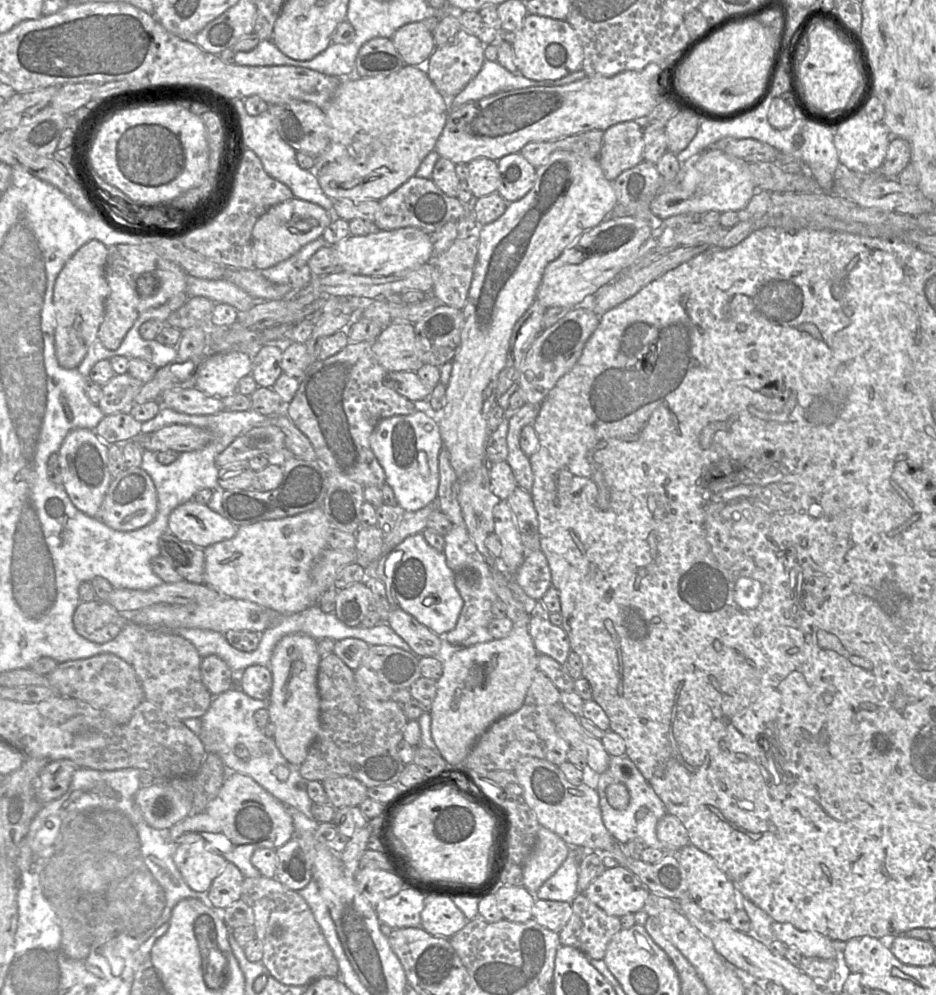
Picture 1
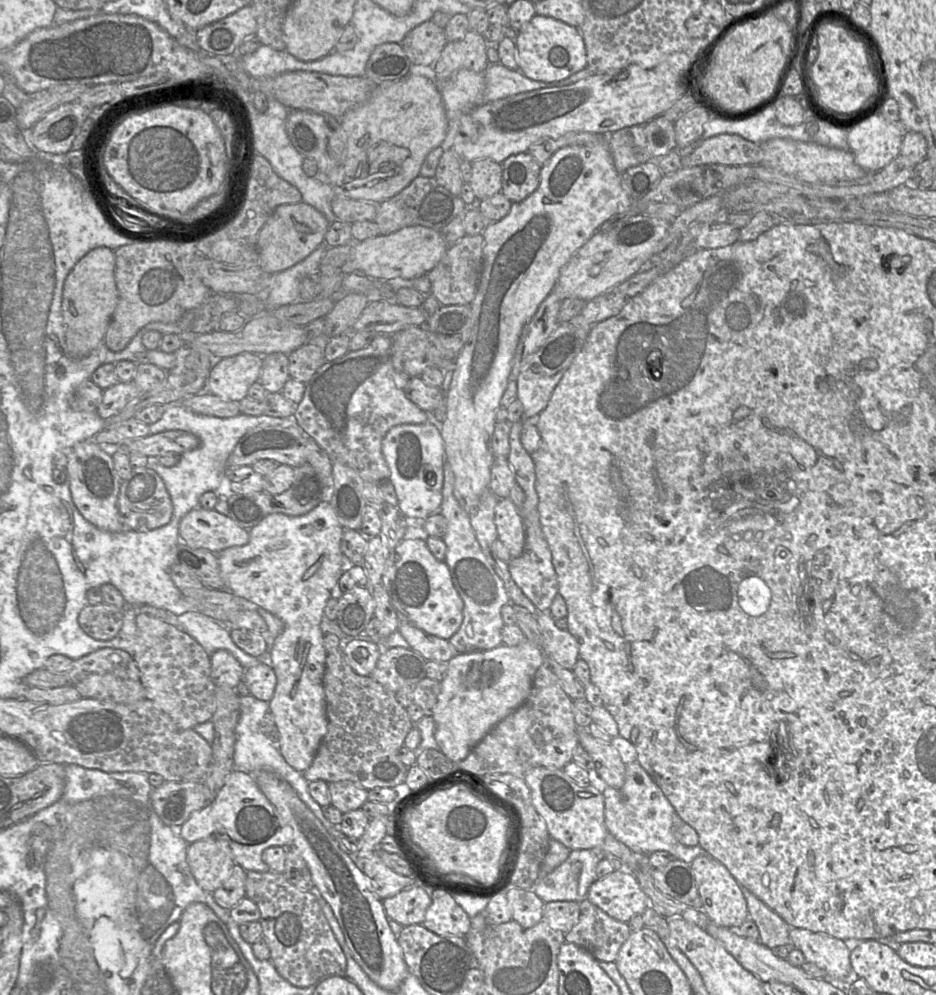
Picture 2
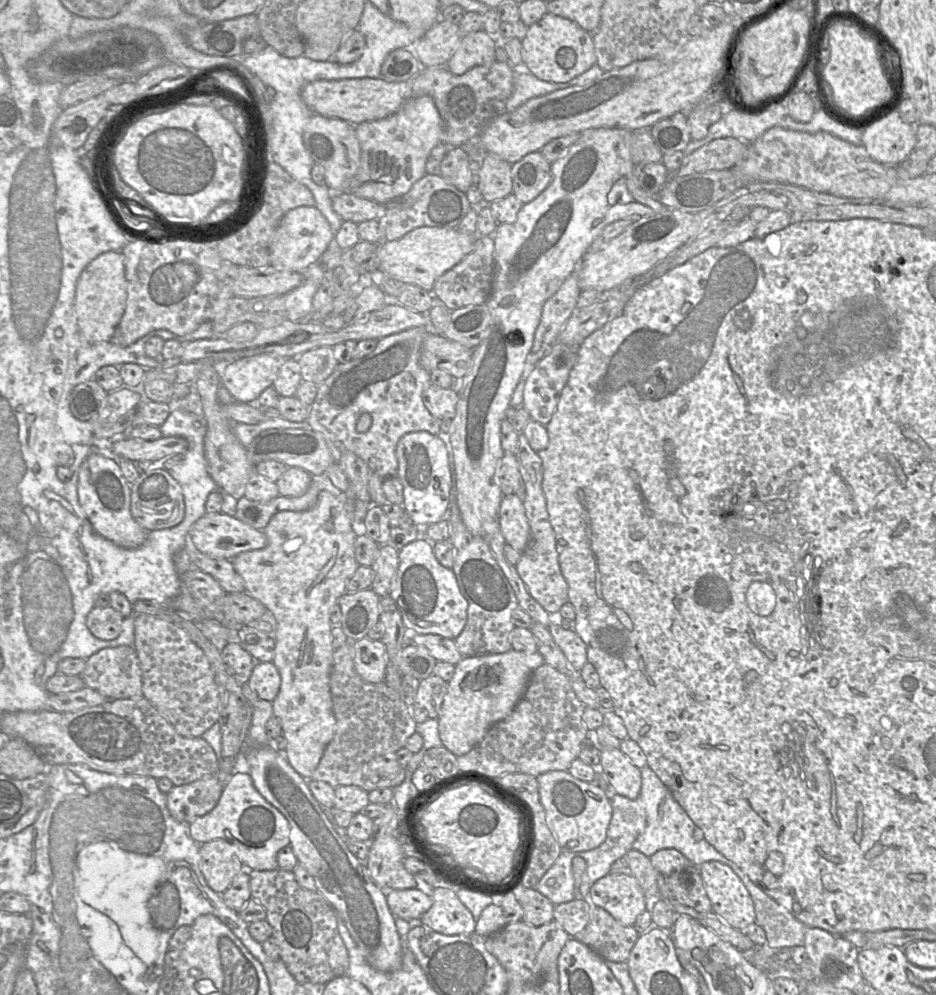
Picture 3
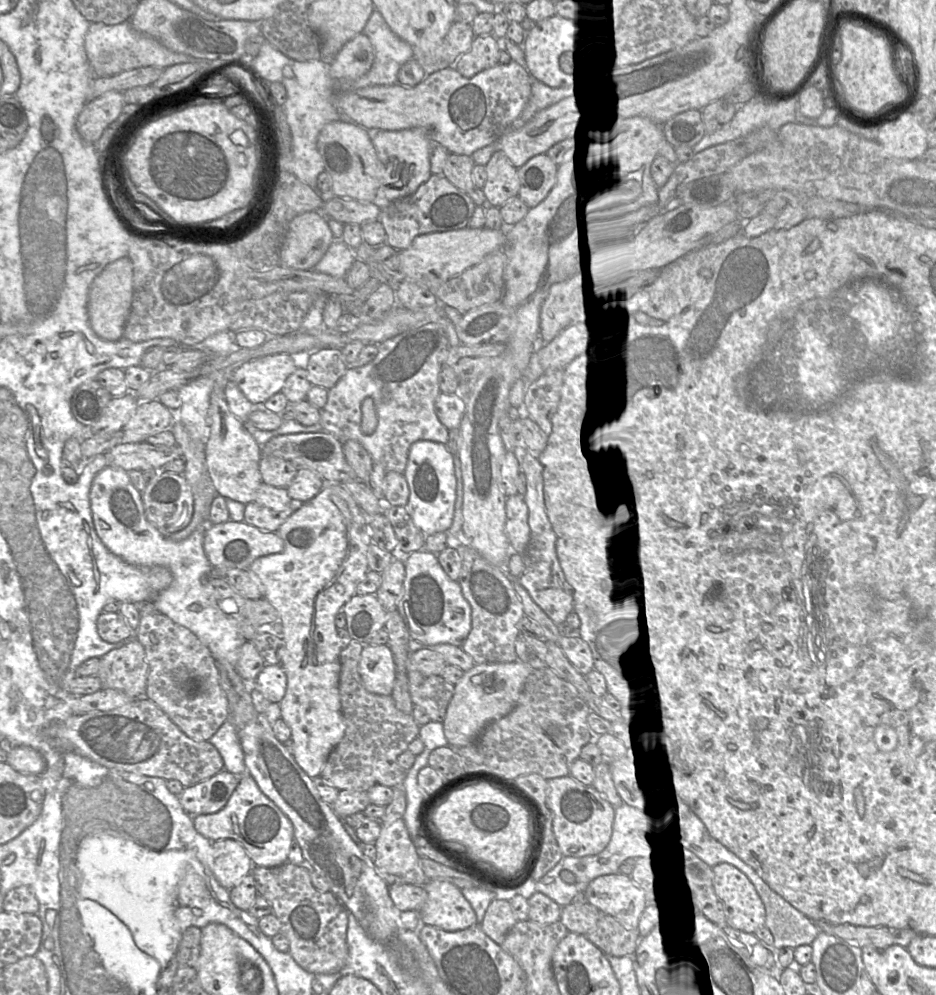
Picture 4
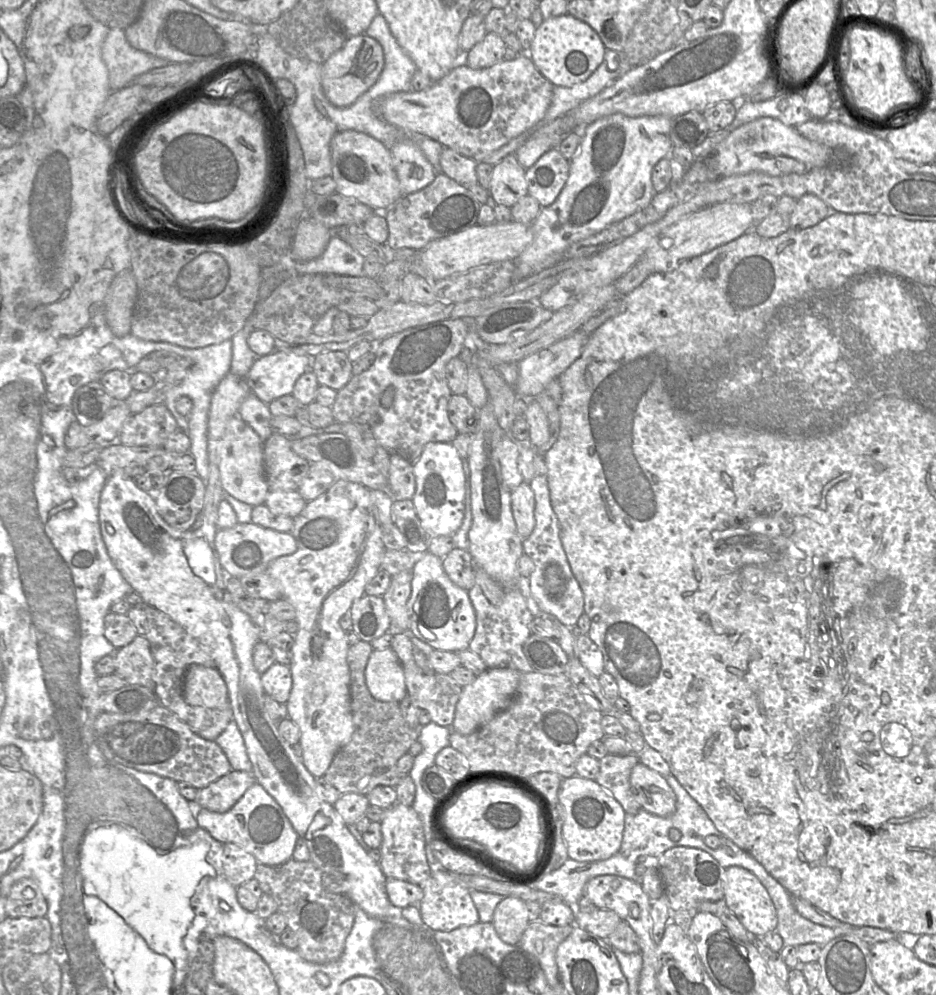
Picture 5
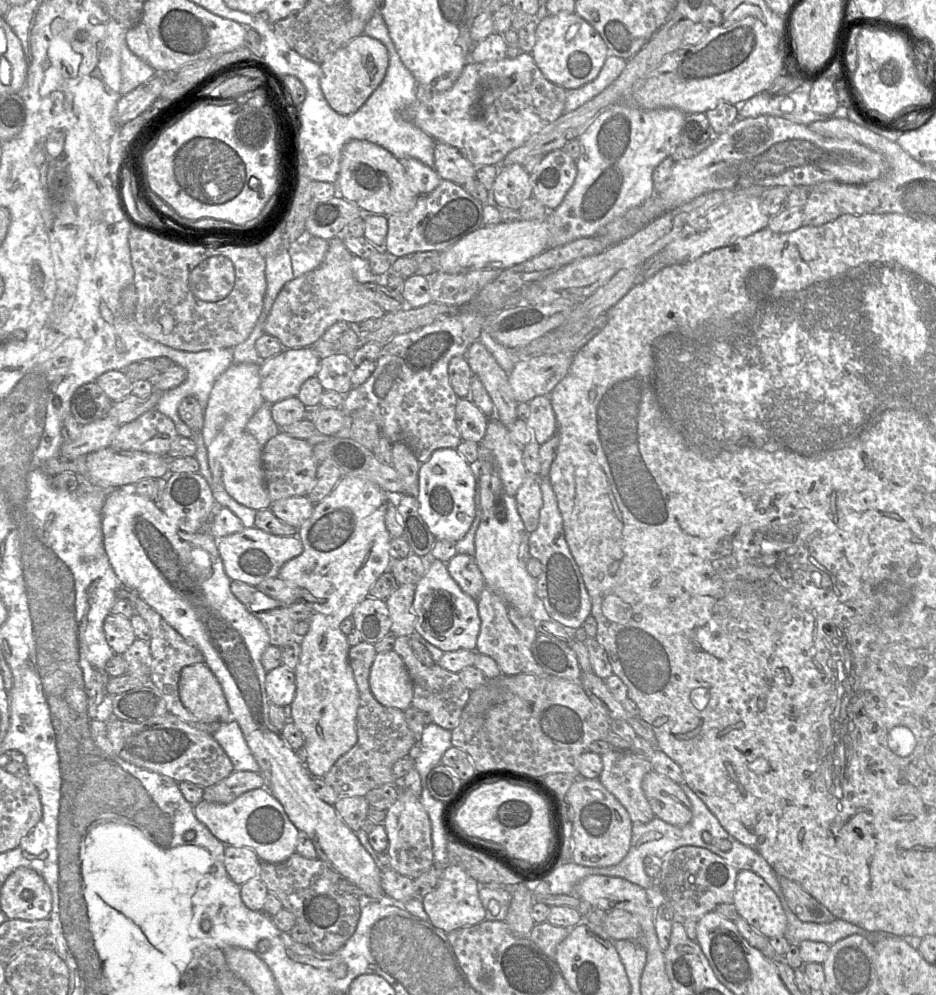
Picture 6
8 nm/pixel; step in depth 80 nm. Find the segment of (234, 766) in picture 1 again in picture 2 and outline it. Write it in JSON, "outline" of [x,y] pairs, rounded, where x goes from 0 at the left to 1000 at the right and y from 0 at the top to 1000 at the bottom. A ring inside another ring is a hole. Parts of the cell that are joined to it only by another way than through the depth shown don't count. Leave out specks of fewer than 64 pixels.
{"outline":[[[268,697],[256,699],[256,721],[252,730],[252,747],[250,753],[251,774],[272,778],[277,775],[291,776],[296,781],[307,785],[319,802],[341,823],[348,823],[345,812],[334,803],[330,796],[329,785],[324,778],[312,772],[288,743],[279,735],[278,725],[288,715],[287,706],[278,704]]]}

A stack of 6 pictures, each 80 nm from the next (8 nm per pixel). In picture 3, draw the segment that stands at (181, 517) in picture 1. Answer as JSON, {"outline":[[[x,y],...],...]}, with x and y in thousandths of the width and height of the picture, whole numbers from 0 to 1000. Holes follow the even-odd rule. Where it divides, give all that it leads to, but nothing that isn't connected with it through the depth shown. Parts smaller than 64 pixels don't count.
{"outline":[[[219,516],[205,529],[201,544],[224,560],[243,563],[286,546],[281,533],[239,516]]]}

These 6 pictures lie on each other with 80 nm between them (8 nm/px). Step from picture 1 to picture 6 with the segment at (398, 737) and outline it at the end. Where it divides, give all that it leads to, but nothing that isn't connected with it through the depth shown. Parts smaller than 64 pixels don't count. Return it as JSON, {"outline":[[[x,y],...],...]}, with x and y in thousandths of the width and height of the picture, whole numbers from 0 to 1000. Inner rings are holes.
{"outline":[[[389,644],[374,650],[373,653],[373,665],[384,695],[380,720],[381,746],[345,781],[362,802],[389,801],[397,793],[411,788],[421,788],[423,784],[419,774],[421,767],[436,760],[438,753],[444,747],[434,728],[432,715],[407,709],[395,693],[395,671],[402,658],[400,648]]]}

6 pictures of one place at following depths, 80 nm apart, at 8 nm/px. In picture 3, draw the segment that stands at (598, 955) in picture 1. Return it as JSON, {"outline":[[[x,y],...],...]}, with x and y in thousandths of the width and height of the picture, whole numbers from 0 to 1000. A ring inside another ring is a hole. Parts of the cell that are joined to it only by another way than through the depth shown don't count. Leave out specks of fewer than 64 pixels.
{"outline":[[[632,909],[626,932],[613,941],[645,965],[670,966],[684,939],[676,931],[668,931],[647,915]]]}

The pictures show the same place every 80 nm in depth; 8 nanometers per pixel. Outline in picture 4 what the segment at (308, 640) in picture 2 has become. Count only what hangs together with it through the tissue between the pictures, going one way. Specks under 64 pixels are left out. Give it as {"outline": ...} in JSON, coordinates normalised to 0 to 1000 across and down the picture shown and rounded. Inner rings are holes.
{"outline":[[[365,486],[345,490],[314,514],[294,536],[303,544],[303,553],[272,562],[266,573],[278,582],[281,601],[294,610],[299,620],[303,649],[298,652],[298,661],[307,679],[306,696],[298,707],[299,719],[311,733],[312,759],[319,770],[337,782],[342,780],[354,755],[365,744],[370,733],[362,697],[366,648],[360,636],[358,620],[380,597],[381,588],[393,575],[392,554],[399,545],[392,518]]]}

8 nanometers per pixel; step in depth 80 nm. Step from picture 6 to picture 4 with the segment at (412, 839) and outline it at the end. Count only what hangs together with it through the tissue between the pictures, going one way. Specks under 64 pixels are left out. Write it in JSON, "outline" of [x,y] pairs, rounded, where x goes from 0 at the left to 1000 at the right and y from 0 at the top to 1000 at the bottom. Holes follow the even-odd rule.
{"outline":[[[431,823],[418,829],[407,829],[406,839],[400,849],[403,856],[400,864],[401,873],[415,890],[453,890],[457,885],[449,871],[449,860]]]}

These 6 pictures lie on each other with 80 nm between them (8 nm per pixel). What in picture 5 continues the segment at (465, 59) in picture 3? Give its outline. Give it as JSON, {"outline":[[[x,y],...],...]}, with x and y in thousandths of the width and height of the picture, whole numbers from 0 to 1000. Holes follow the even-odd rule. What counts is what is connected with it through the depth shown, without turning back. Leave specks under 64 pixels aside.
{"outline":[[[521,32],[507,44],[499,55],[498,66],[504,69],[516,69],[538,60],[541,44],[531,33]]]}

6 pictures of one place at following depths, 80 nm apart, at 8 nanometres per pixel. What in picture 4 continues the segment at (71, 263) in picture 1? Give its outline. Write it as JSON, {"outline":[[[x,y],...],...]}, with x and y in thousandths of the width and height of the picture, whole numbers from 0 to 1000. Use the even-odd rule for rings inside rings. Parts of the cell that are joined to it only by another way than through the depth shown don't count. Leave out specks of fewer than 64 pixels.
{"outline":[[[137,257],[116,264],[99,281],[94,298],[95,324],[109,341],[127,342],[139,316],[142,299],[142,266]]]}

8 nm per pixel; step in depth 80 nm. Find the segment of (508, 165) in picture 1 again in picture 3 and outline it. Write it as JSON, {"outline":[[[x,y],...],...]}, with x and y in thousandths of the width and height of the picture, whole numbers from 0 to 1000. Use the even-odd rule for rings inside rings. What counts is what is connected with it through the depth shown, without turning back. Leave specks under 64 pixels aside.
{"outline":[[[575,153],[565,154],[547,165],[547,195],[559,205],[574,199],[590,183],[589,164]]]}

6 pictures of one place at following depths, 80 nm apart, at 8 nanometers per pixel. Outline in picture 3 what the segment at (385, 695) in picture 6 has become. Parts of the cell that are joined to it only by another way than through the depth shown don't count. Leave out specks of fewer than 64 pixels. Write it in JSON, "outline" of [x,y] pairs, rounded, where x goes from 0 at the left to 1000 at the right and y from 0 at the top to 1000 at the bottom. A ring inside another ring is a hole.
{"outline":[[[390,640],[377,645],[378,670],[382,678],[394,686],[411,685],[417,661],[407,643]]]}

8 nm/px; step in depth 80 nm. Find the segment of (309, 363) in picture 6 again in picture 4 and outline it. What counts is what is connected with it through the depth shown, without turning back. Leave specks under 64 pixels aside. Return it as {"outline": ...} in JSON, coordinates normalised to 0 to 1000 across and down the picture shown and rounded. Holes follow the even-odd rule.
{"outline":[[[287,356],[260,365],[246,375],[246,381],[252,385],[262,399],[269,405],[282,405],[291,397],[300,394],[306,381],[319,367],[319,361],[307,356]]]}

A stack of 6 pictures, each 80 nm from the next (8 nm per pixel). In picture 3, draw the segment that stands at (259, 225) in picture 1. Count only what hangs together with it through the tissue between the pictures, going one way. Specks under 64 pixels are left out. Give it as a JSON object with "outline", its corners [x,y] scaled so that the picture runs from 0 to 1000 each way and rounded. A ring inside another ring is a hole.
{"outline":[[[338,207],[313,209],[301,218],[291,238],[288,266],[298,271],[324,272],[339,263],[356,242],[358,234]]]}

